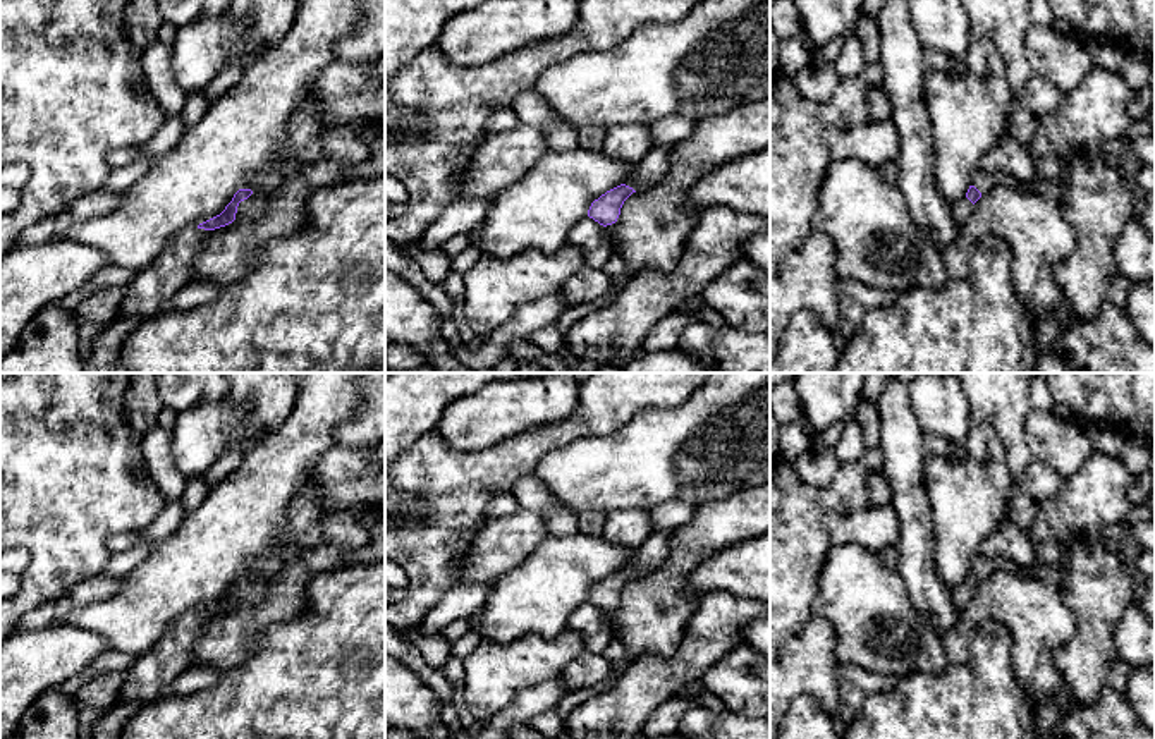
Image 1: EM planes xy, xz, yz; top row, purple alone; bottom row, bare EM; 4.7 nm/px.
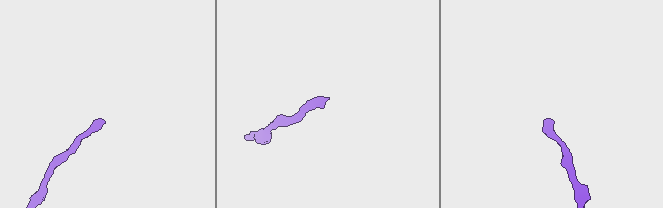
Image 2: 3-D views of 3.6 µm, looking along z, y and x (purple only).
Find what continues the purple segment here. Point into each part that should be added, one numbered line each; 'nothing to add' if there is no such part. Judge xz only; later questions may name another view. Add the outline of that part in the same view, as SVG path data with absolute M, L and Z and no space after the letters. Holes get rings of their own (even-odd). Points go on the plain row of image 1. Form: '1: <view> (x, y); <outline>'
1: xz (653, 550); M675 529L653 533L639 548L632 560L624 567L634 576L646 576L655 571L669 553L669 541Z

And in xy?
1: xy (250, 593); M272 576L253 577L248 584L239 588L235 603L260 602L270 579Z

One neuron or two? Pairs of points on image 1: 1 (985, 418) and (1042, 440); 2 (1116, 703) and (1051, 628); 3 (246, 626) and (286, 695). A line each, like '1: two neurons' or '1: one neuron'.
1: two neurons
2: two neurons
3: two neurons

